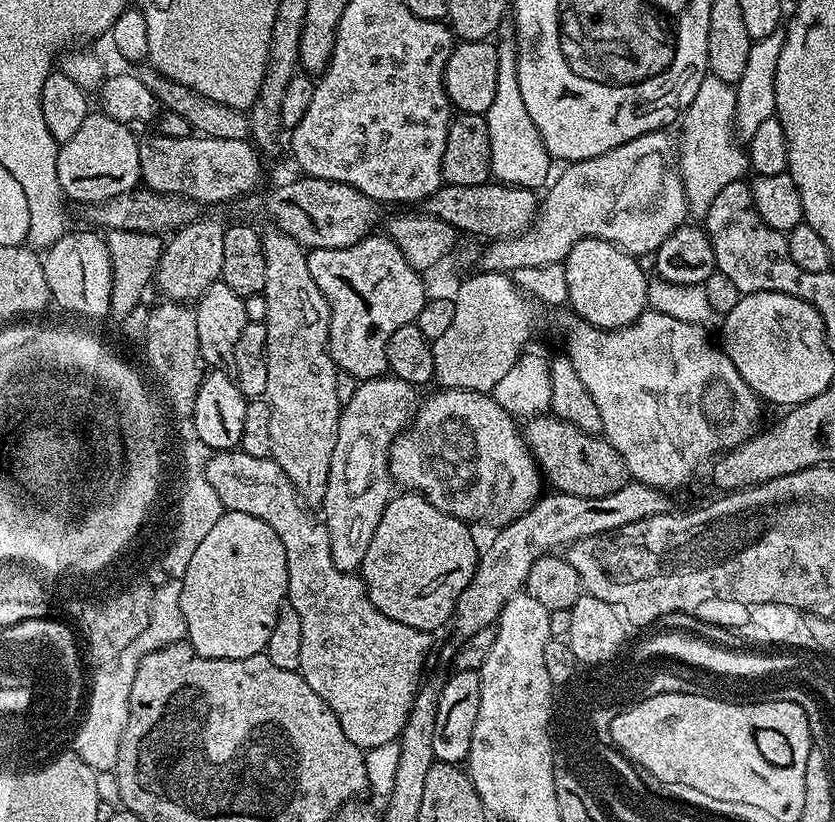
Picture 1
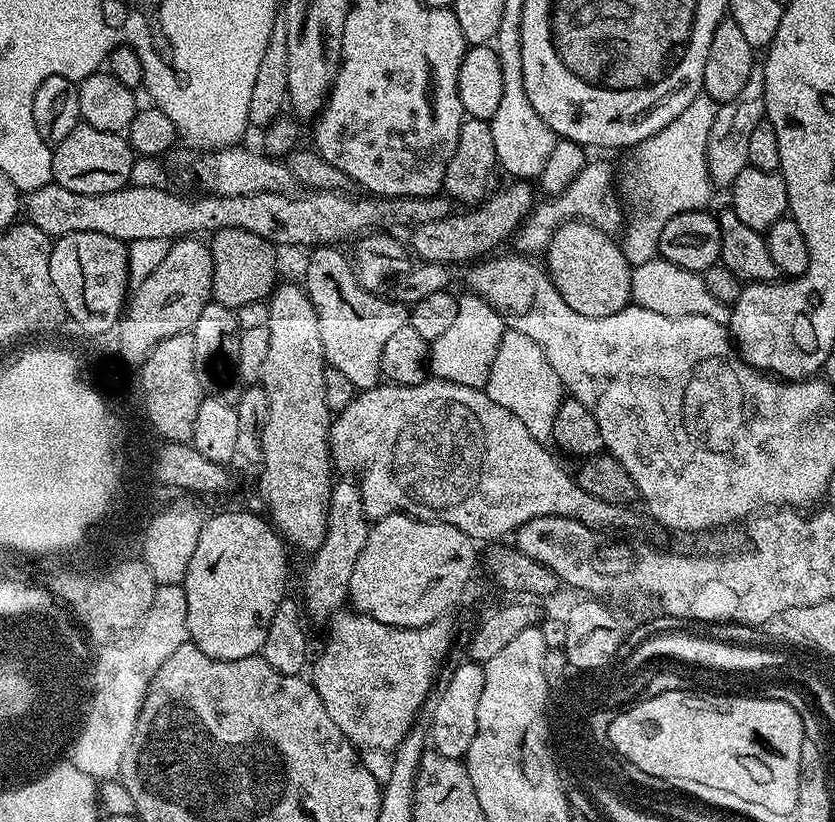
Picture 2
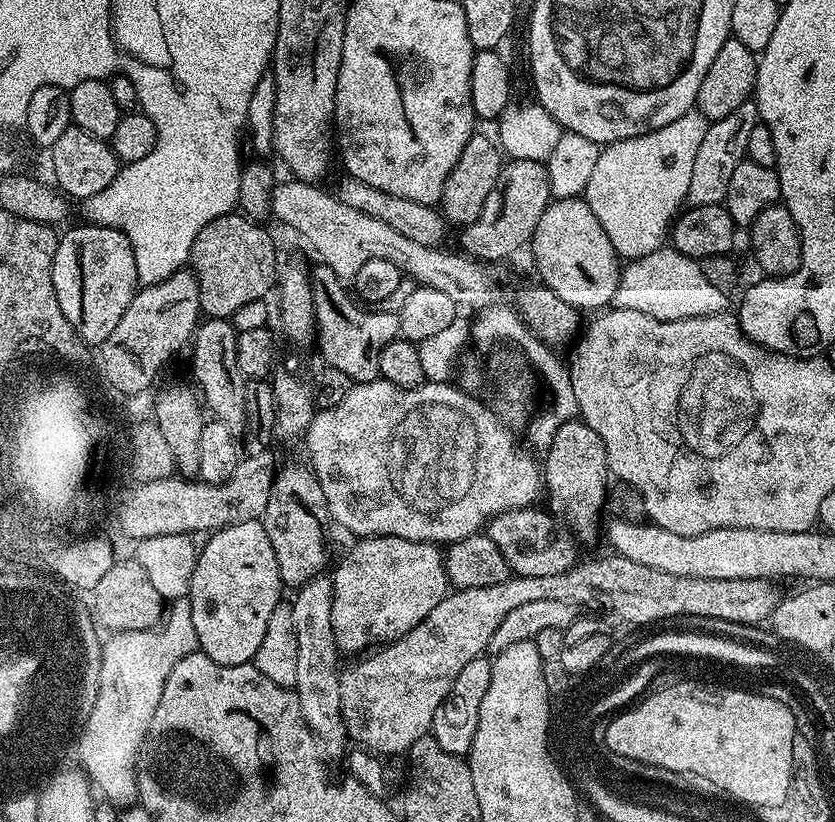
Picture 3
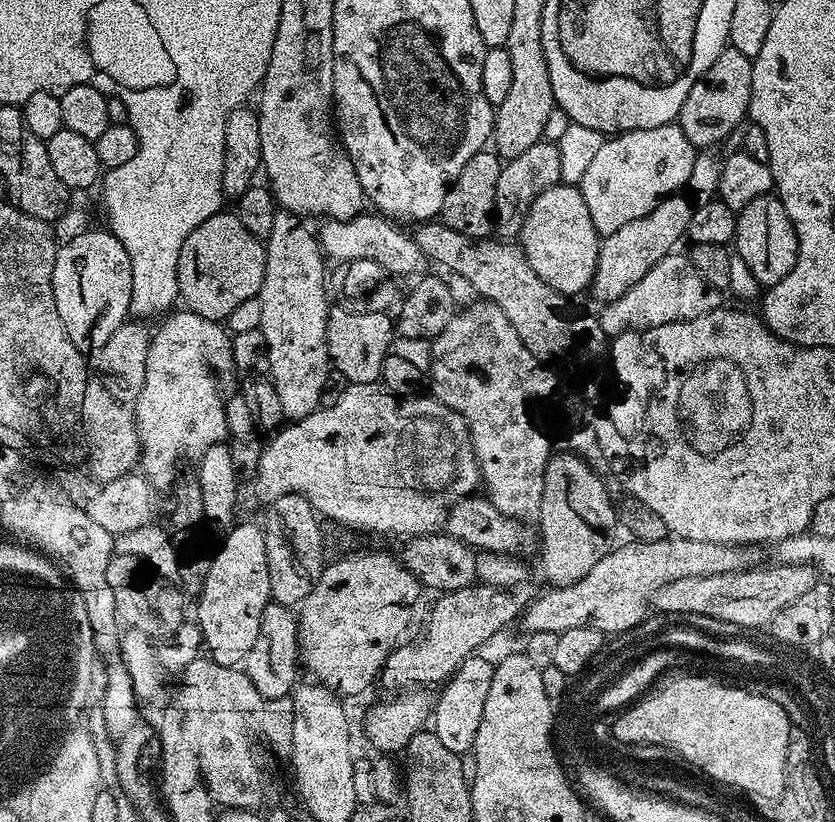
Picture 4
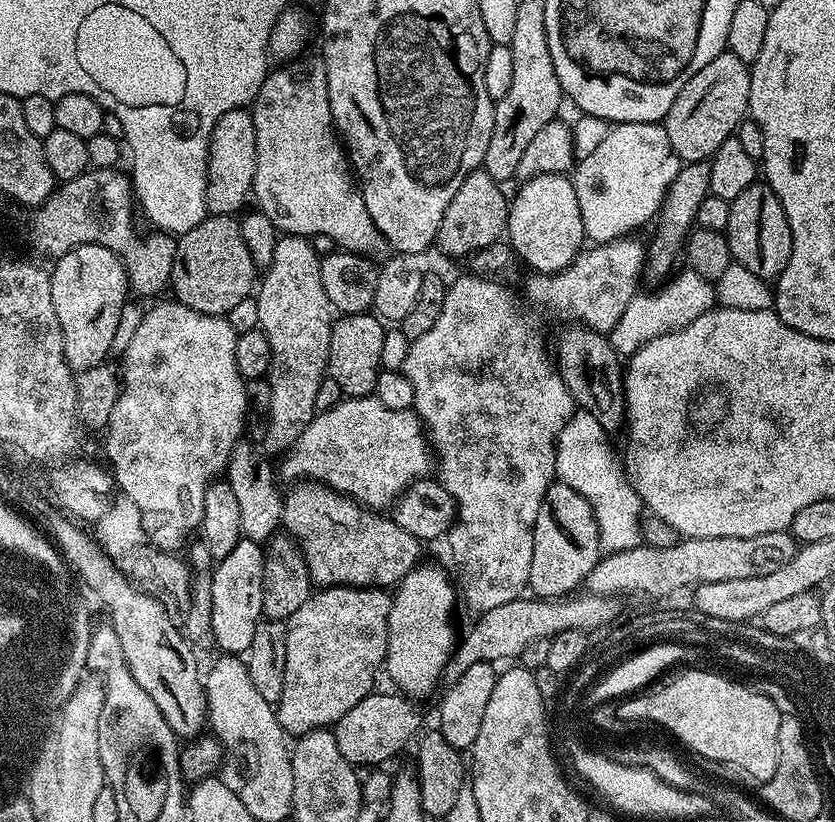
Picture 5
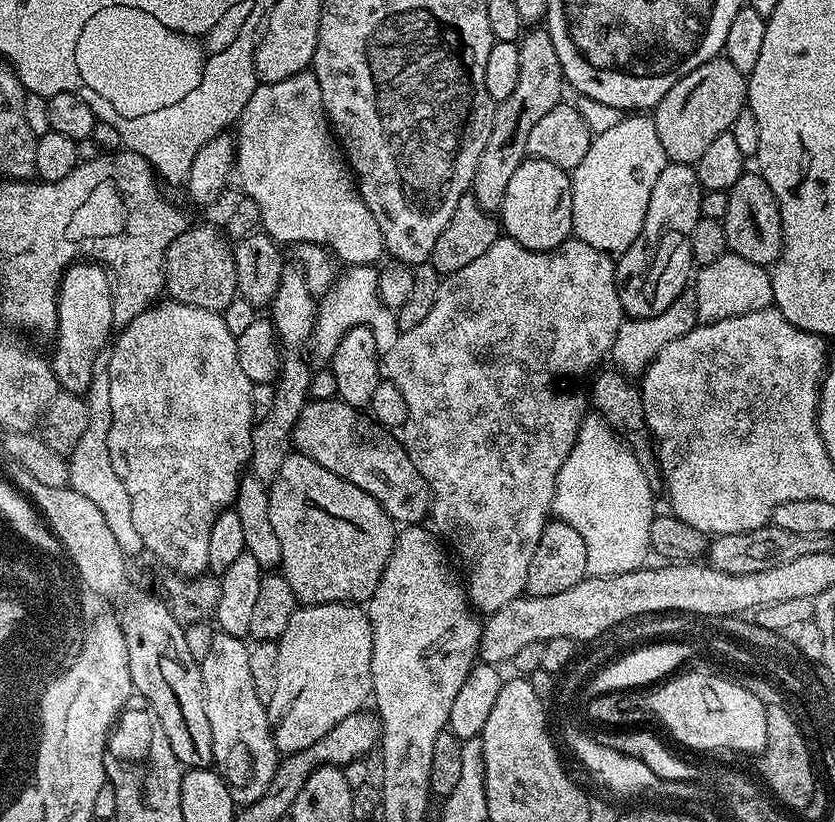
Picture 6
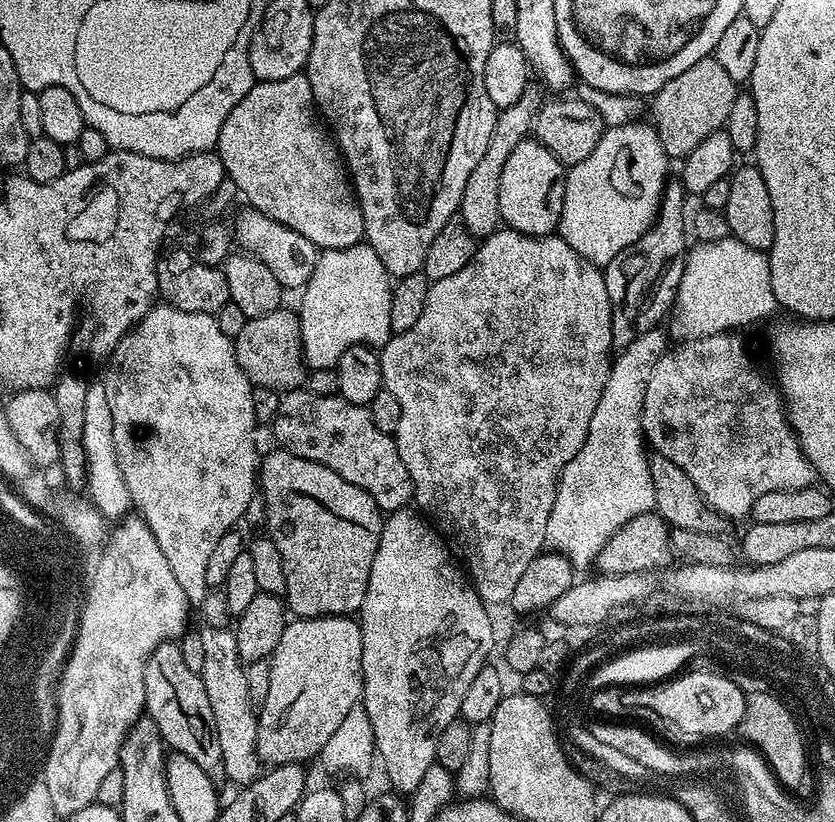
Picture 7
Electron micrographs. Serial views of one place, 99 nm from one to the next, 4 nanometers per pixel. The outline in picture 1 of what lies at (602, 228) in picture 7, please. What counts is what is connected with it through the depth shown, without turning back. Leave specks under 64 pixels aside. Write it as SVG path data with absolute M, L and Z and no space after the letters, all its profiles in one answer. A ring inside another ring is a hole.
M705 76L702 86L698 86L698 94L694 94L694 102L690 102L690 106L682 114L683 124L680 136L678 132L678 167L688 195L688 211L692 214L704 214L710 210L711 202L727 185L735 180L743 181L746 176L744 172L749 171L747 151L738 143L735 133L735 87L717 76Z

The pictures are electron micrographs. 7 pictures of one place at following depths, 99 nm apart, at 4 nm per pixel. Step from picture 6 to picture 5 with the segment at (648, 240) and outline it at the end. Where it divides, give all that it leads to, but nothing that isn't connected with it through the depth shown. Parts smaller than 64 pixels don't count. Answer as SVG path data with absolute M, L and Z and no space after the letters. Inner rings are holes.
M711 160L689 161L675 175L674 182L668 185L667 194L656 220L658 226L654 238L652 242L649 241L646 248L644 276L646 280L652 280L651 283L659 283L673 273L676 256L678 260L678 255L683 249L683 243L695 223L698 206L702 204L702 199L710 194L711 165Z

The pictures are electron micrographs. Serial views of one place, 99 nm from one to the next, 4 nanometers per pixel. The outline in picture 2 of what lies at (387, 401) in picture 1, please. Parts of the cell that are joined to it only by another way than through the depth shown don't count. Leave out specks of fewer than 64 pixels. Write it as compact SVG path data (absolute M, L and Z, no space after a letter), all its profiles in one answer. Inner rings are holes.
M337 479L332 485L332 497L328 503L328 525L326 538L322 546L311 557L312 565L304 578L304 596L302 604L317 616L321 622L327 621L333 614L341 611L348 600L350 574L354 574L354 565L358 562L358 554L362 554L362 546L366 546L366 538L370 521L364 515L364 503L360 497L359 483Z

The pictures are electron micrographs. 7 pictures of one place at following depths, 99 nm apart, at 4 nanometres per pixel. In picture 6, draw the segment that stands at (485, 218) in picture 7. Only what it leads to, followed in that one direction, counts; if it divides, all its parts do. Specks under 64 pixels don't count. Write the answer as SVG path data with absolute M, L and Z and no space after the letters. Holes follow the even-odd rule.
M529 27L518 43L518 83L510 98L495 105L490 138L486 138L486 150L482 150L482 158L478 158L470 189L470 195L493 214L499 213L506 185L514 170L518 170L518 166L528 156L526 141L530 138L530 129L565 99L566 81L562 62L558 62L558 50L554 50L554 42L547 27Z

